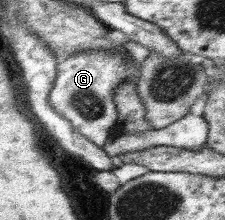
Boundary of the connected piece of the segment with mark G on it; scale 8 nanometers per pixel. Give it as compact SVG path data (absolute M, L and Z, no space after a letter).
M113 49L80 51L60 61L55 86L50 92L51 104L68 119L78 134L104 148L119 121L119 106L114 101L115 91L126 82L141 80L141 63L135 63L125 53Z

